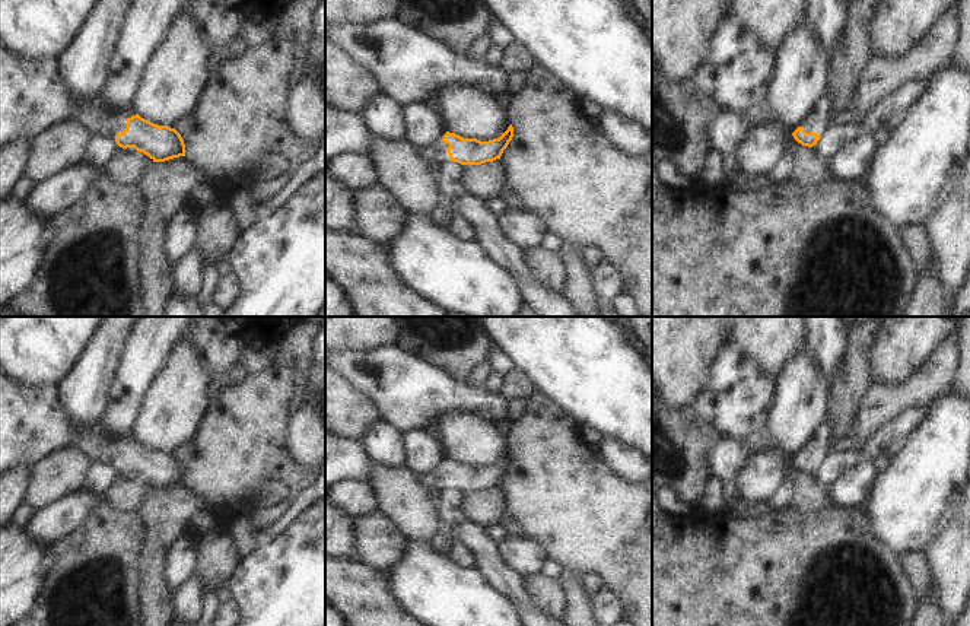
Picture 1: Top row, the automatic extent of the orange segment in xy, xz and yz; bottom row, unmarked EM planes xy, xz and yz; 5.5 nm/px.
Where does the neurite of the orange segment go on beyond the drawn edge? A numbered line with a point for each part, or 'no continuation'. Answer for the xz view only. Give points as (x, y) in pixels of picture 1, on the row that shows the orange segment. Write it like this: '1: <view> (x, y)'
1: xz (436, 152)

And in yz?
1: yz (819, 120)

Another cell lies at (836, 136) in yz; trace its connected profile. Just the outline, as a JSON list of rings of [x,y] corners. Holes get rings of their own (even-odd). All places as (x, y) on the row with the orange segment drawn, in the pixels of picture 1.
[[[843,121],[842,124],[830,124],[820,140],[812,146],[814,152],[826,159],[836,155],[842,146],[862,136],[862,125]]]

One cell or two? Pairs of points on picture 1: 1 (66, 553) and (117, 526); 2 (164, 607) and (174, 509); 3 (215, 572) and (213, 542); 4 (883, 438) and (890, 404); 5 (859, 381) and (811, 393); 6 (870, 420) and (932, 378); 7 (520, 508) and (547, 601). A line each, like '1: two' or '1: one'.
1: one
2: one
3: one
4: two
5: two
6: one
7: two

